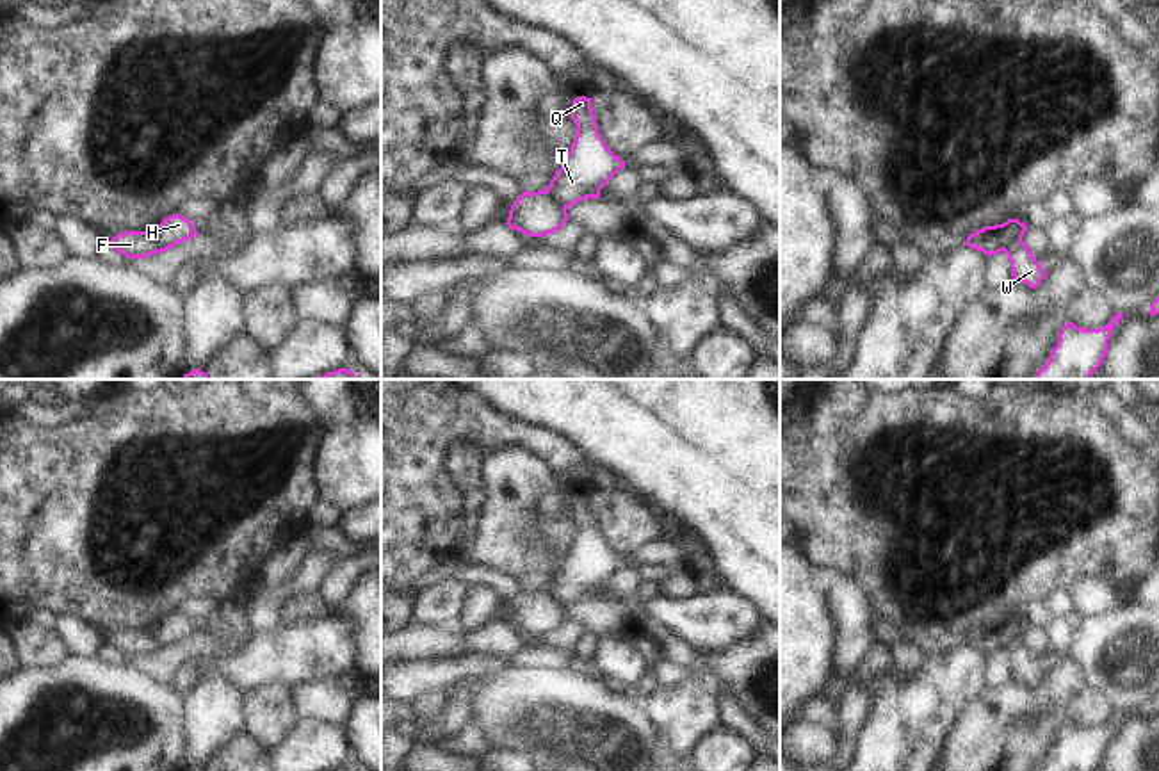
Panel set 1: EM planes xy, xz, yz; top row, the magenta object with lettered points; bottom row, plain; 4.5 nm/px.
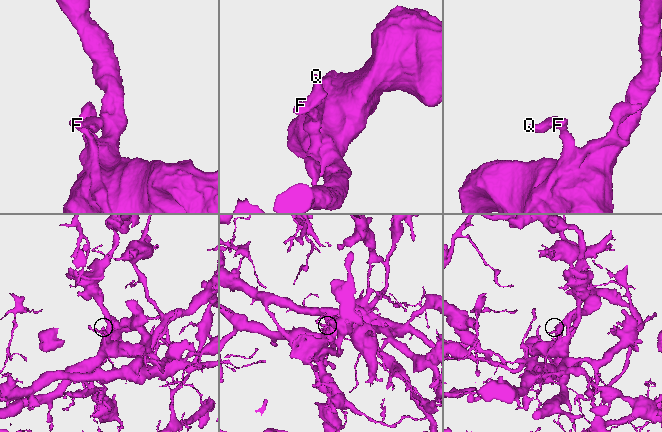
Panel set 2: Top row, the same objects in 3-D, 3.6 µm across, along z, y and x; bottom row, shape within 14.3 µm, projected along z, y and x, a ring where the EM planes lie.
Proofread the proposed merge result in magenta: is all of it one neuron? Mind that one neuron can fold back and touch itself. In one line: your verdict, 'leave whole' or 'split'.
split

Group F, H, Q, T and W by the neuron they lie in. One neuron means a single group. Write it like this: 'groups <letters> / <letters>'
groups F W / H Q T

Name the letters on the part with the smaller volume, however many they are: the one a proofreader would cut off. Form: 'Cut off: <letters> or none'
Cut off: H, Q, T

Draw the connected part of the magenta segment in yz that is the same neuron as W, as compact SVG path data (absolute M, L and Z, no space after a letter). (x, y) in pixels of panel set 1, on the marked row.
M1020 223L1018 233L1004 246L1004 253L1011 260L1013 280L1029 285L1031 288L1036 288L1047 272L1040 267L1038 260L1024 244L1022 237L1025 231L1027 224Z

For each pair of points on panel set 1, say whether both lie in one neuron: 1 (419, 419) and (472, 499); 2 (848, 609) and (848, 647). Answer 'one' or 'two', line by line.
1: two
2: one

